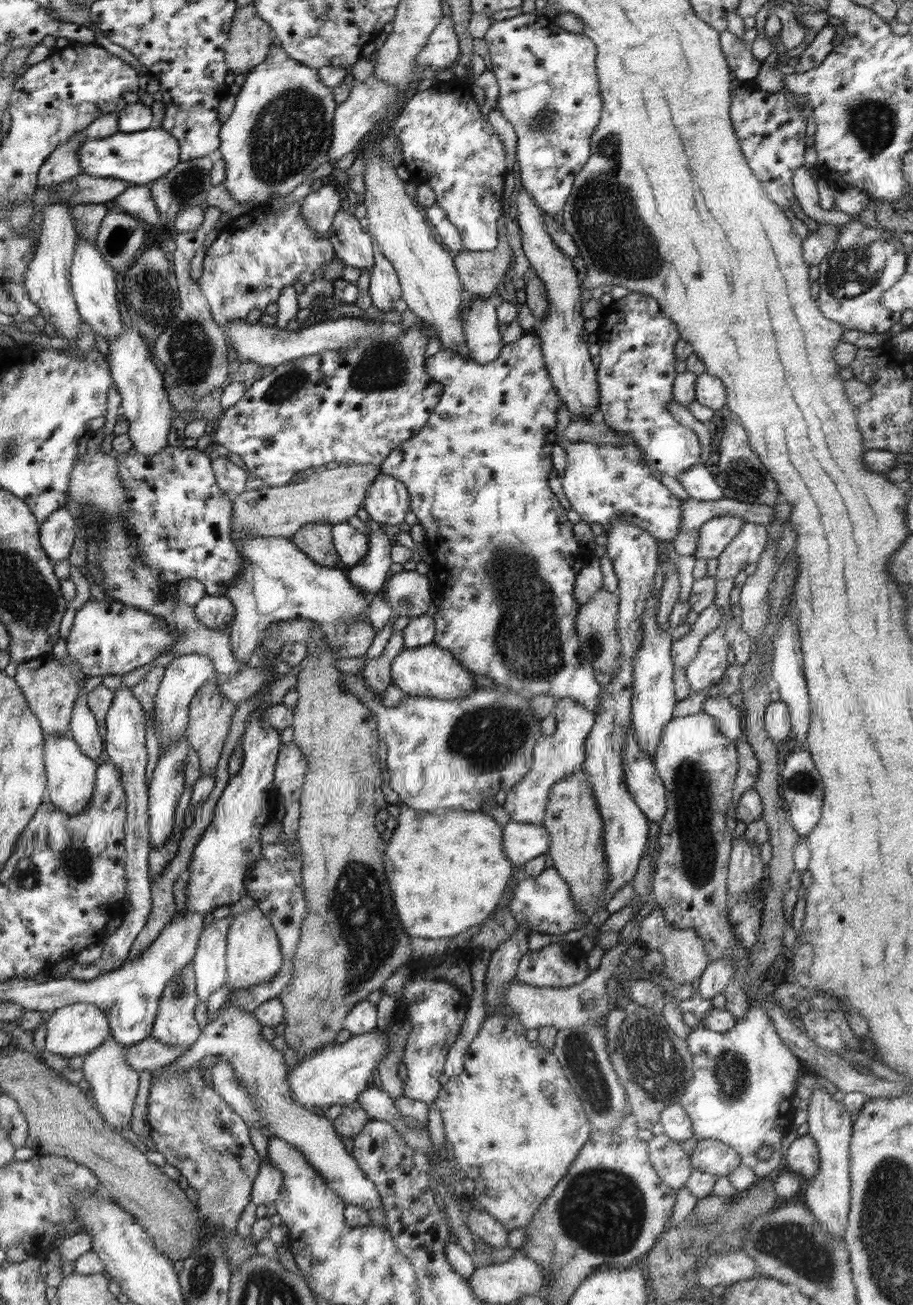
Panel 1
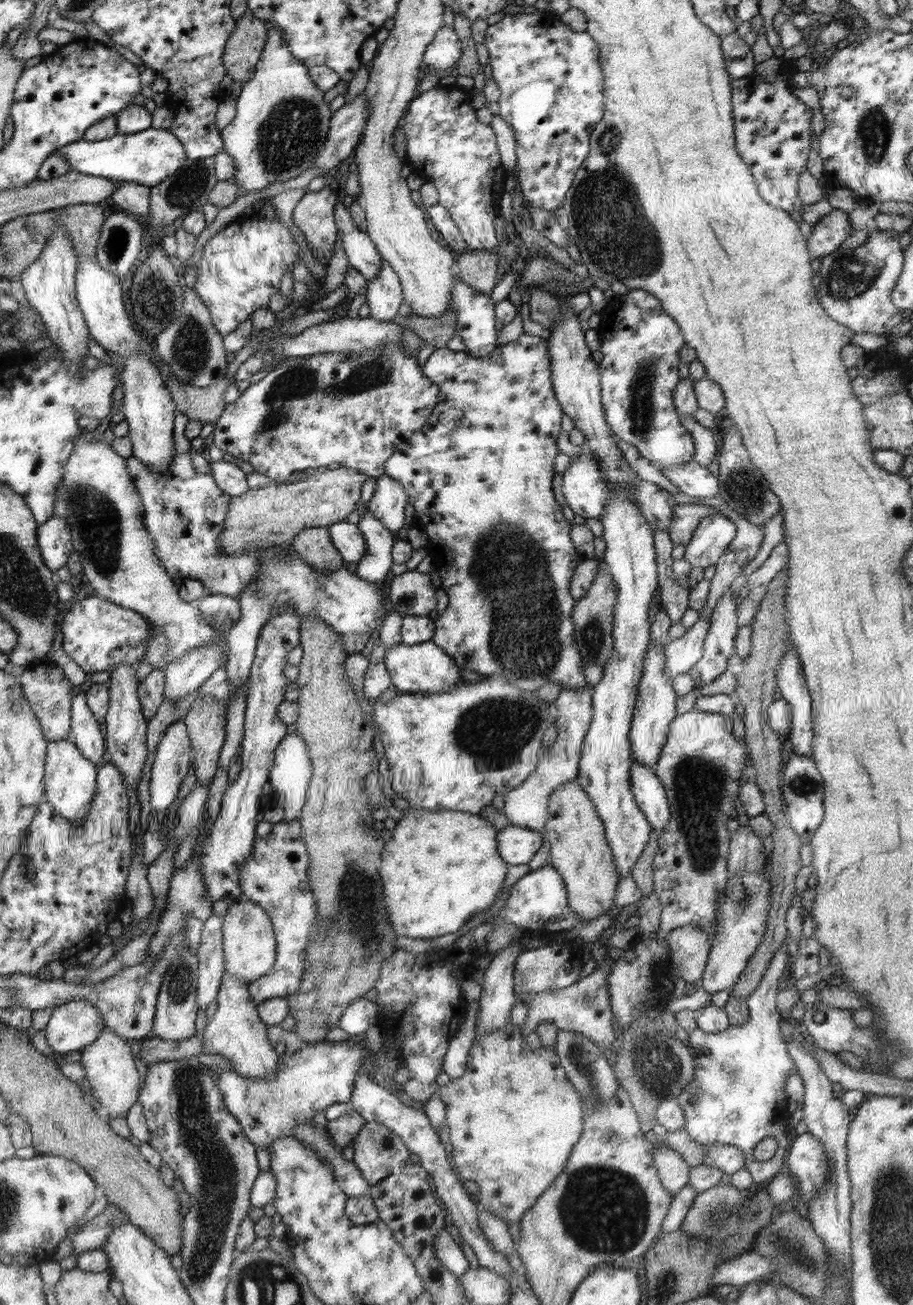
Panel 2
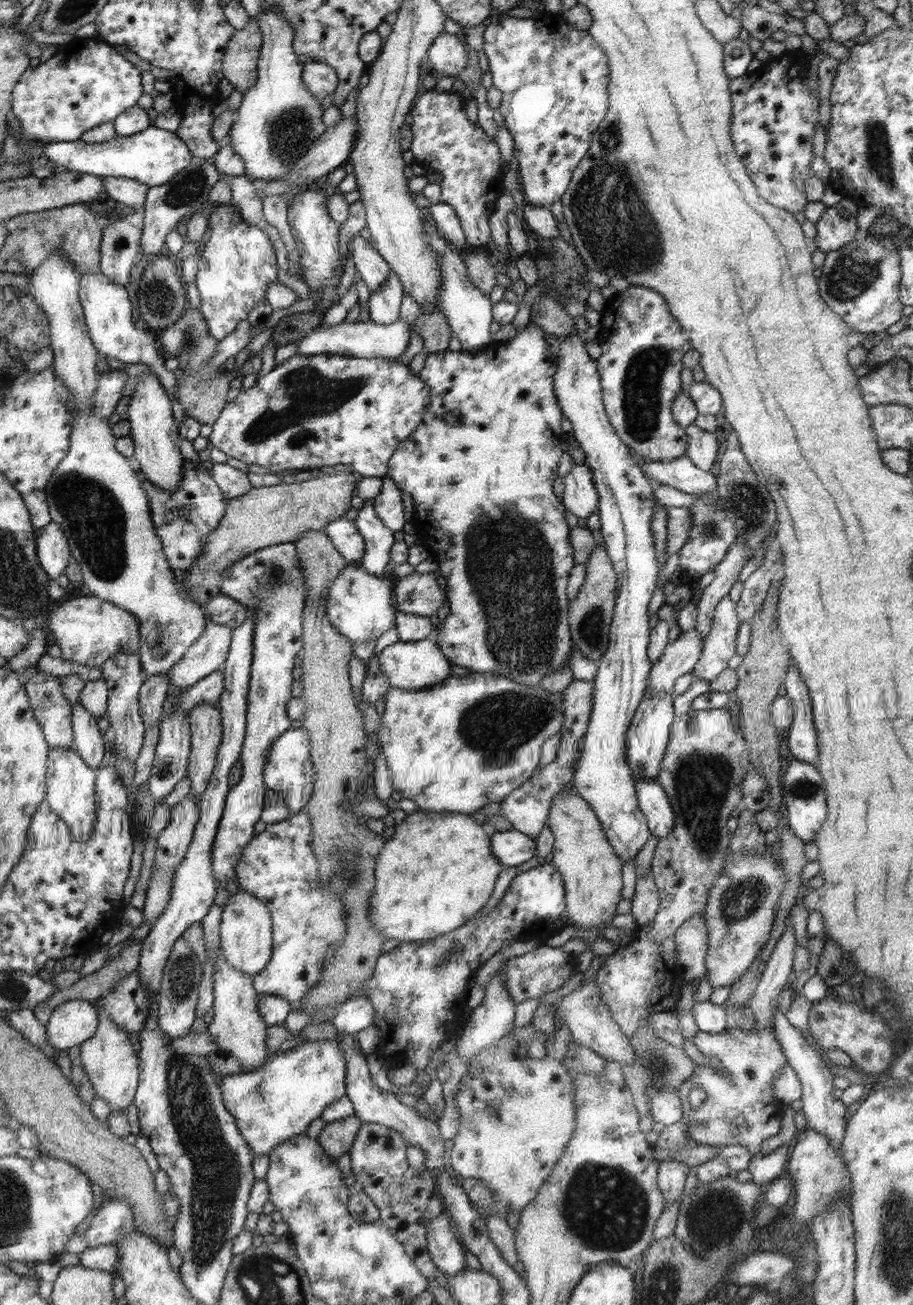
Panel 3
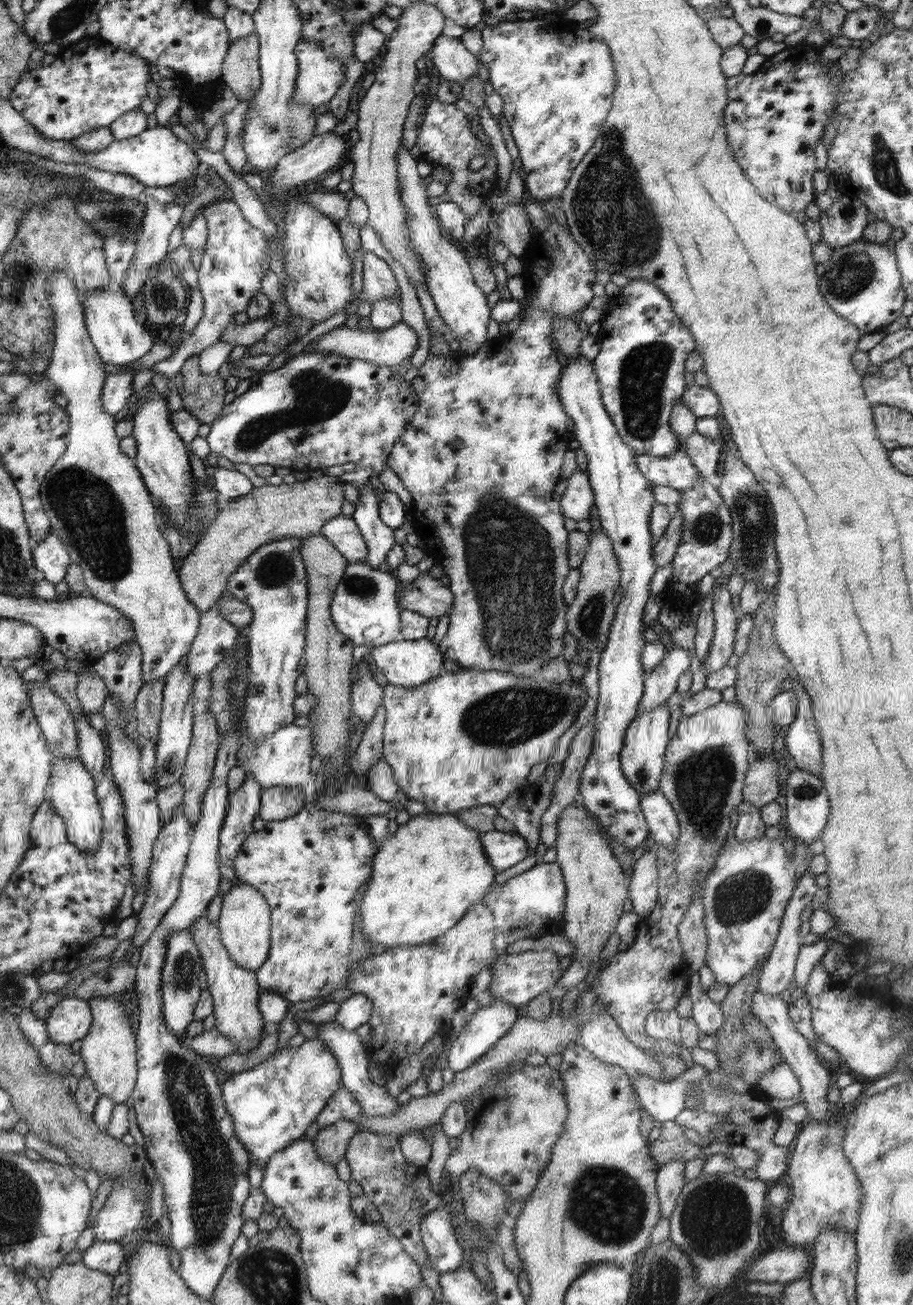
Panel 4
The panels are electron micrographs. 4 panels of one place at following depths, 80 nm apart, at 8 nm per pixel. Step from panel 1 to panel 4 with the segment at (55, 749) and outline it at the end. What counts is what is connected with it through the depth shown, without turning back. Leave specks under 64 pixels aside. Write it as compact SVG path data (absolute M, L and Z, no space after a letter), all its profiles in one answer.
M56 758L52 764L52 788L49 800L55 811L66 822L66 833L79 852L96 852L103 838L104 820L99 807L98 796L94 796L96 778L82 764L79 758Z

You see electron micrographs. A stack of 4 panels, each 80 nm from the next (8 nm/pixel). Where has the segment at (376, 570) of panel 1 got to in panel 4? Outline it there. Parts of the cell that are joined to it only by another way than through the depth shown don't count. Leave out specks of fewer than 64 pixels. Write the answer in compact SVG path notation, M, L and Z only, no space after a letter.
M375 477L375 481L372 482L372 487L362 487L360 489L359 498L355 502L355 510L352 514L352 518L354 518L355 523L359 525L359 531L368 544L369 552L364 562L372 568L385 566L386 555L396 544L396 541L394 541L394 529L386 526L379 515L381 492L381 486L377 483Z

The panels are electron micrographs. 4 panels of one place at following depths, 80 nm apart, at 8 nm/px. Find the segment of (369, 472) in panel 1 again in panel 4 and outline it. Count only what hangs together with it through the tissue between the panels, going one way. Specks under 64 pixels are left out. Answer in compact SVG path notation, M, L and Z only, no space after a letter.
M312 474L305 481L288 479L280 485L263 485L238 499L224 501L191 554L177 565L188 600L201 613L206 612L217 604L227 590L230 576L256 549L283 538L320 535L327 520L342 514L344 484L338 477Z

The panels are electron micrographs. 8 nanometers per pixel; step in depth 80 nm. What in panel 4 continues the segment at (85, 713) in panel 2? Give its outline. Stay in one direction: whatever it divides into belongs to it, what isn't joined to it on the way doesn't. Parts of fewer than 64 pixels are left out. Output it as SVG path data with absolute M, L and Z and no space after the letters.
M82 712L75 722L78 735L79 759L97 782L104 774L106 762L106 742L102 740L102 733L98 732L88 722L88 716Z

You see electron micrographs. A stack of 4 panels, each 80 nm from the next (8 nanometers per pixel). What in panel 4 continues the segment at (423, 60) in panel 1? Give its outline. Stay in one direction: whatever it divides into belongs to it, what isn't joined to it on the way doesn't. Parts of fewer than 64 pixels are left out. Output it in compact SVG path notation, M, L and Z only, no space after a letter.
M440 35L429 57L438 70L438 76L443 76L447 81L464 85L478 73L475 54L458 37Z

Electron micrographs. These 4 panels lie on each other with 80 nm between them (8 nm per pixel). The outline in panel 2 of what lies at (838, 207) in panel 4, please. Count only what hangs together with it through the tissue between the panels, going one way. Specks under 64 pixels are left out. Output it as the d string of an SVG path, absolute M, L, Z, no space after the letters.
M834 208L812 227L807 247L812 258L822 258L836 250L852 233L852 226L846 211Z

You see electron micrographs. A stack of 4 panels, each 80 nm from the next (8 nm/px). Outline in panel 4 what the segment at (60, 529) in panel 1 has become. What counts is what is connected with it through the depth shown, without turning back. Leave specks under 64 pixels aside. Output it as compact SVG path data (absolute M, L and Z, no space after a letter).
M54 532L34 545L35 567L43 574L43 578L58 584L65 579L71 558L63 540Z

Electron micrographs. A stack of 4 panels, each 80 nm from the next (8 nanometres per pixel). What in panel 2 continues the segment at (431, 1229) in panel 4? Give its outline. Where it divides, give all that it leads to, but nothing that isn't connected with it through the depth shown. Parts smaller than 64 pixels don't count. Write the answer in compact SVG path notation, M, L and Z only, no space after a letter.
M451 1227L440 1229L434 1237L434 1253L436 1259L456 1276L470 1269L468 1260L462 1251L461 1242L453 1233Z

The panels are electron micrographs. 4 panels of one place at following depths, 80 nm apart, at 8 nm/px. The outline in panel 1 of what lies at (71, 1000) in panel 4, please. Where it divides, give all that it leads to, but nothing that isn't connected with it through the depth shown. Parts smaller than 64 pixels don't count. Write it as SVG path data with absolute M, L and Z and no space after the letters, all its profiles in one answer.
M88 1003L69 1004L68 1006L64 1006L60 1010L49 1014L46 1022L45 1050L69 1059L75 1056L84 1056L91 1053L108 1038L112 1038L111 1027L110 1020L105 1015L105 1012L102 1012L97 1006Z

